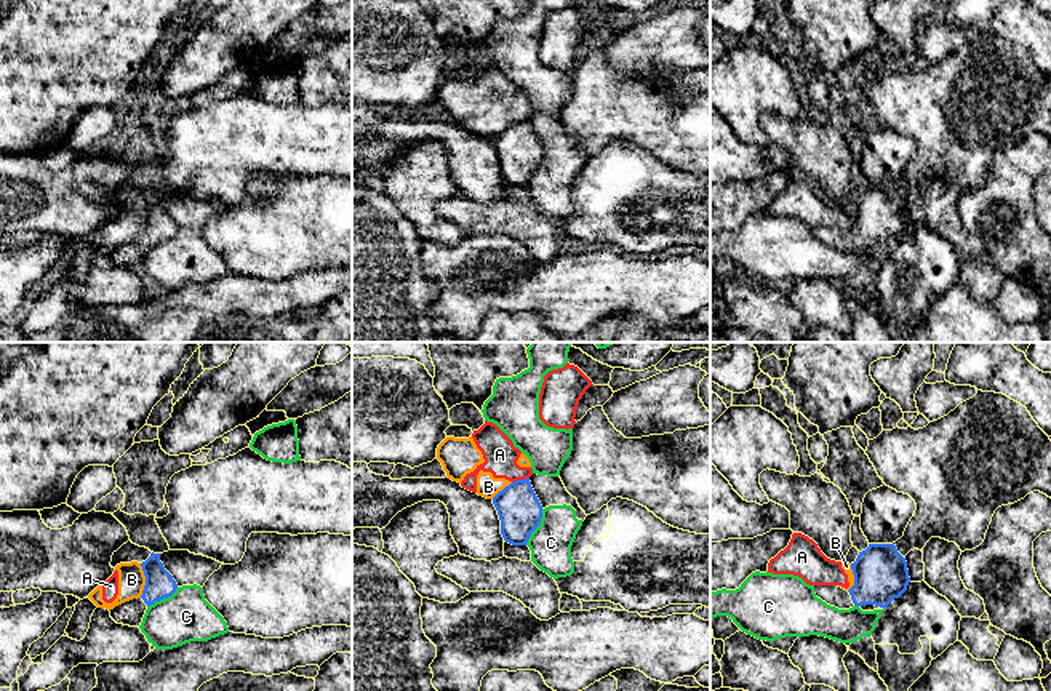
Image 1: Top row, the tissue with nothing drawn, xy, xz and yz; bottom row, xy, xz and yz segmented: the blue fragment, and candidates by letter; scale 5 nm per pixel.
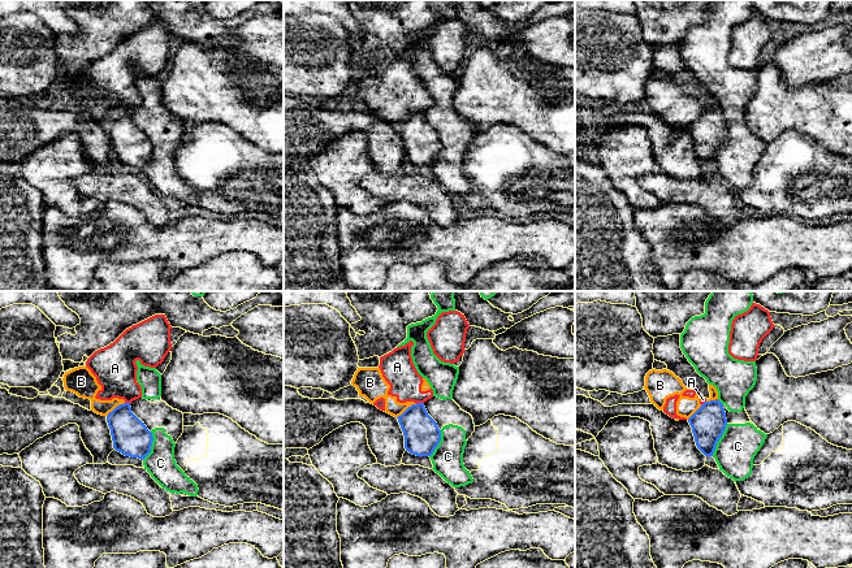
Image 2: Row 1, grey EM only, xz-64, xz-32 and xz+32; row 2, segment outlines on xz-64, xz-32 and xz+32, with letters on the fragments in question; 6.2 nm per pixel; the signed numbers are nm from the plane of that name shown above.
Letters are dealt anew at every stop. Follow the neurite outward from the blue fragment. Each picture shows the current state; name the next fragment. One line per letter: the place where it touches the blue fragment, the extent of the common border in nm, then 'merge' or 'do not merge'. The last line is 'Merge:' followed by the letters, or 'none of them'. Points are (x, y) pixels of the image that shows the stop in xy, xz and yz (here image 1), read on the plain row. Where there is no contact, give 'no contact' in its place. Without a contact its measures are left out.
A: xz (520, 122) | 90 nm | do not merge
B: xy (146, 223) | 180 nm | do not merge
C: xz (538, 167) | 200 nm | do not merge
Merge: none of them

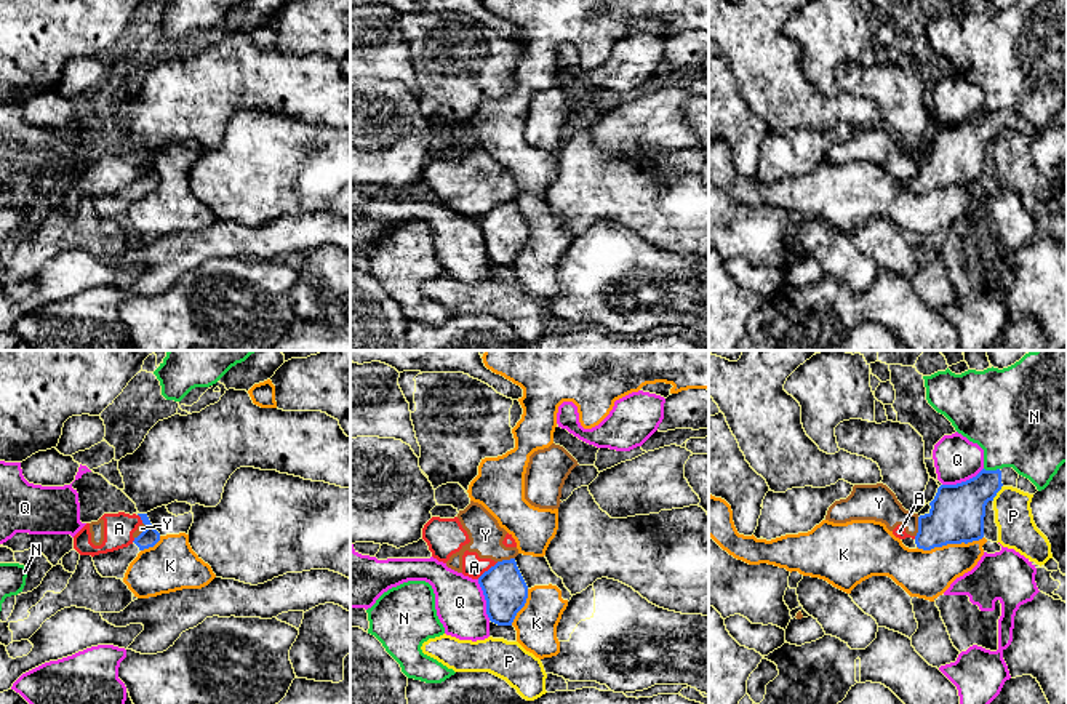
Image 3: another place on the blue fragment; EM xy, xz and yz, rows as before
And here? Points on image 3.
A: xz (488, 212) | 140 nm | do not merge
K: yz (949, 184) | 340 nm | do not merge
N: yz (992, 112) | 80 nm | do not merge
P: yz (997, 133) | 90 nm | do not merge
Q: xz (485, 240) | 220 nm | do not merge
Y: yz (919, 168) | 110 nm | do not merge
Merge: none of them

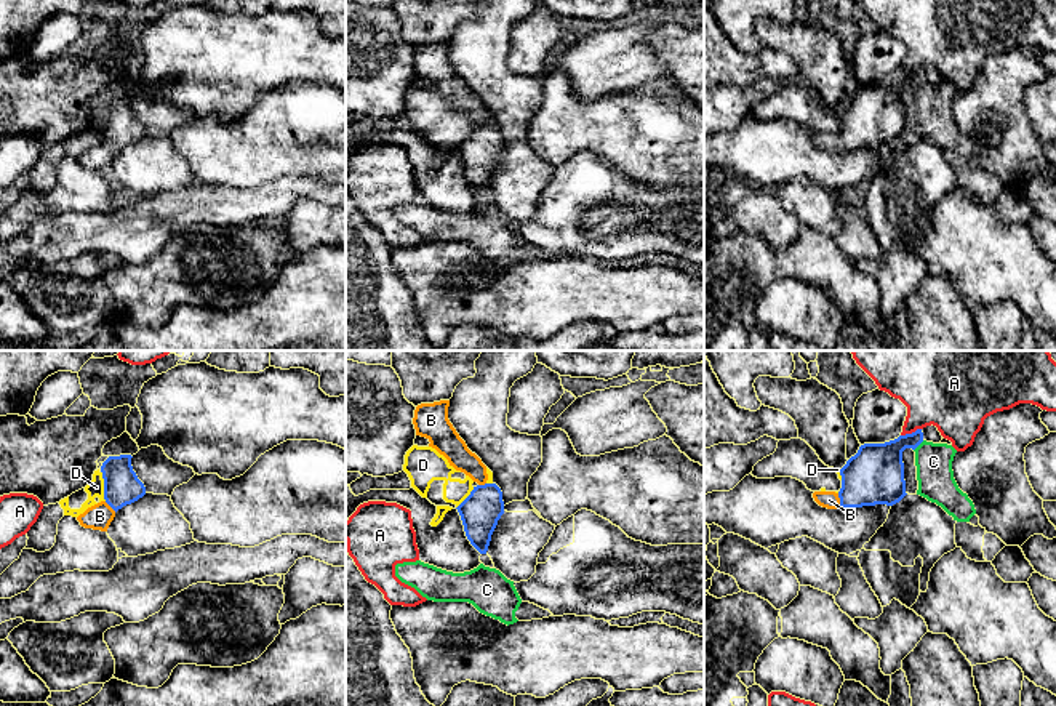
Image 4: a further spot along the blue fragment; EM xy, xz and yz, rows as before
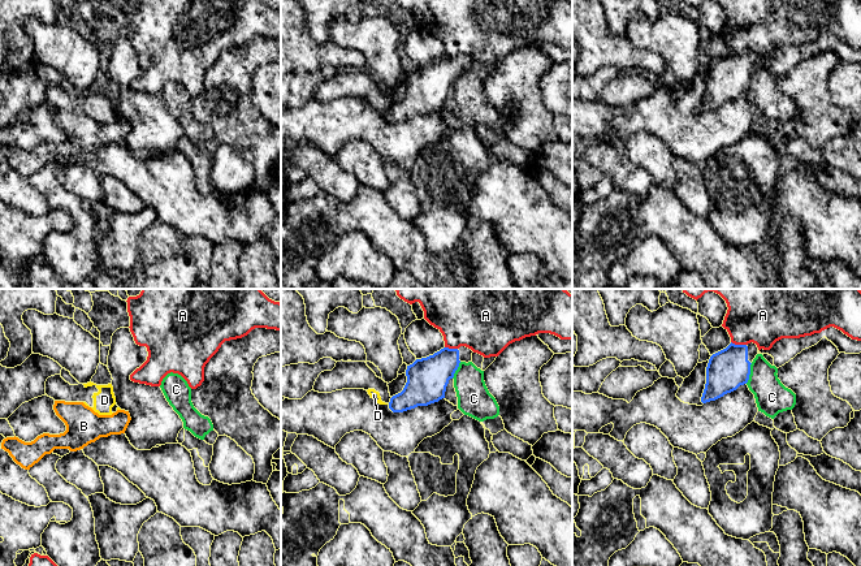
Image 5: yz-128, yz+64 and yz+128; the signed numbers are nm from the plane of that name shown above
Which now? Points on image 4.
A: yz (912, 74) | 110 nm | do not merge
B: yz (840, 141) | 70 nm | merge
C: yz (919, 85) | 80 nm | do not merge
D: xy (104, 127) | 150 nm | do not merge
Merge: B

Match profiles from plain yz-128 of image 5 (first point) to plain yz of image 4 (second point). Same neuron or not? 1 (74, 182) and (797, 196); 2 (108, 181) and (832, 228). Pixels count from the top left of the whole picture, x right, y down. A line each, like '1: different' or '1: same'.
1: same
2: different

